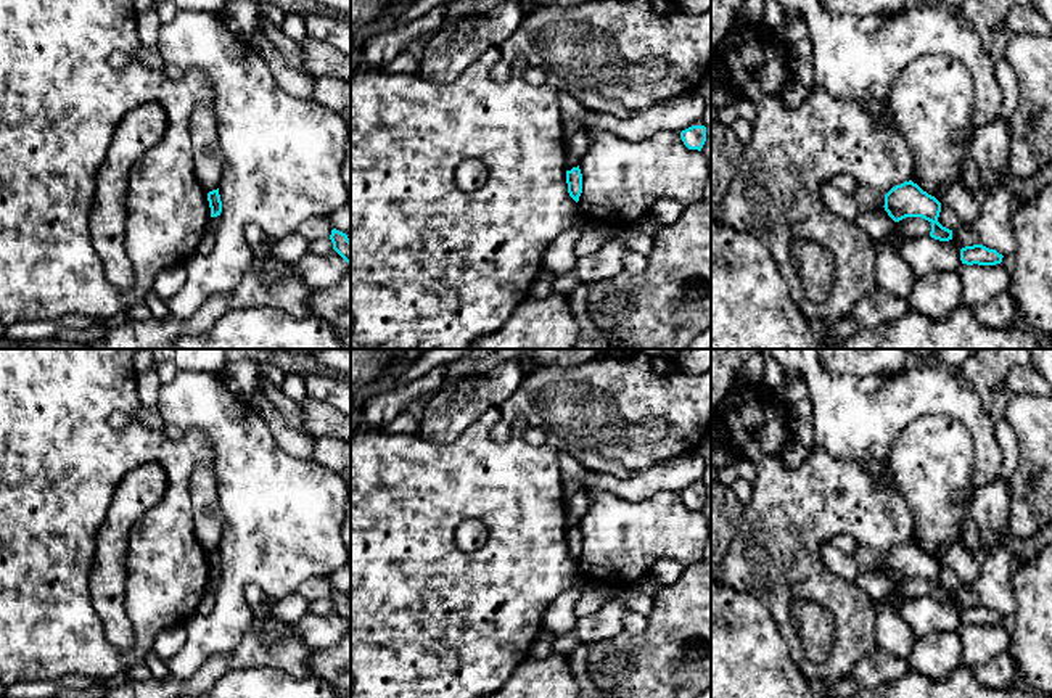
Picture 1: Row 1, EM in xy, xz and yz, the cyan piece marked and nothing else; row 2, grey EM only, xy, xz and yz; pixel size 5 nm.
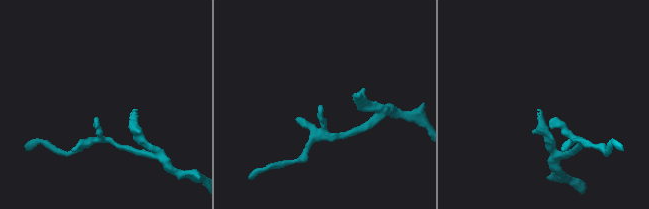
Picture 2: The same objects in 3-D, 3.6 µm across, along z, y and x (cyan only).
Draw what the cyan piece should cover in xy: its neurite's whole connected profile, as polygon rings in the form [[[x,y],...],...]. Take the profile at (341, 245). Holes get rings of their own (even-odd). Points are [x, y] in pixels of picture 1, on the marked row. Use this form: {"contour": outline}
{"contour": [[[333,228],[330,240],[333,243],[333,249],[349,264],[351,269],[351,240],[347,235]]]}

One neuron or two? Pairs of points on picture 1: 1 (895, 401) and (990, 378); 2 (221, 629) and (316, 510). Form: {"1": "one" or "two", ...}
{"1": "two", "2": "one"}

